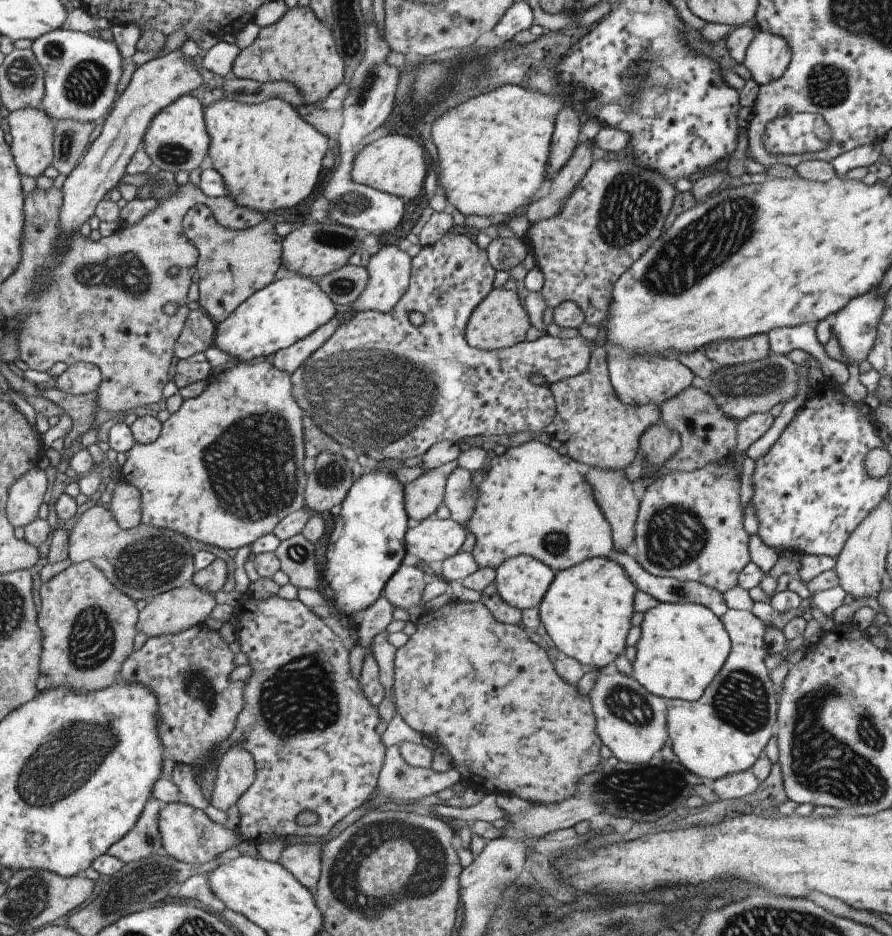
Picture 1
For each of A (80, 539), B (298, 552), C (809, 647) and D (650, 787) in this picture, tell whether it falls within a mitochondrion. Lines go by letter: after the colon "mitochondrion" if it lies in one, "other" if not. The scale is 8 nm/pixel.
A: other
B: mitochondrion
C: other
D: mitochondrion

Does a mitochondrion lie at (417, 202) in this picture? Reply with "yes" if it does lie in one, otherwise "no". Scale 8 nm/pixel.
no

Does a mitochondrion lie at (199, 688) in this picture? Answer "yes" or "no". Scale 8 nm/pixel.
yes

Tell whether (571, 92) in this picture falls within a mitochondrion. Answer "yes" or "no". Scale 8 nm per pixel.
no

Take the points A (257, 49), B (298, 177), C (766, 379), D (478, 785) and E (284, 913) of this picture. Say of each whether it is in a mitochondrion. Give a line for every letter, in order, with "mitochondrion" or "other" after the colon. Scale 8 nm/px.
A: other
B: other
C: mitochondrion
D: other
E: other

